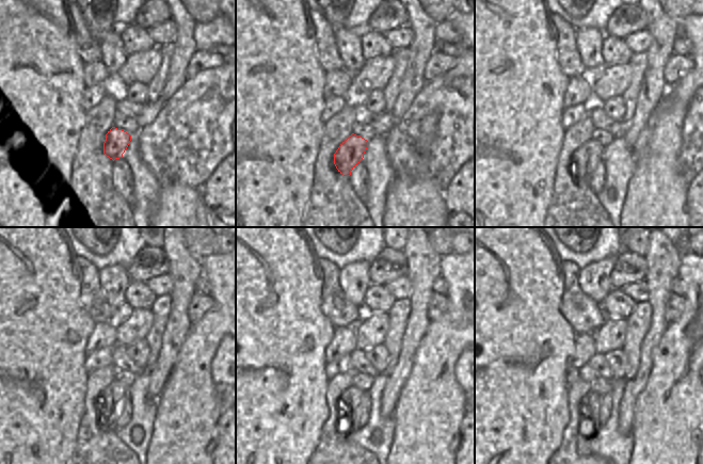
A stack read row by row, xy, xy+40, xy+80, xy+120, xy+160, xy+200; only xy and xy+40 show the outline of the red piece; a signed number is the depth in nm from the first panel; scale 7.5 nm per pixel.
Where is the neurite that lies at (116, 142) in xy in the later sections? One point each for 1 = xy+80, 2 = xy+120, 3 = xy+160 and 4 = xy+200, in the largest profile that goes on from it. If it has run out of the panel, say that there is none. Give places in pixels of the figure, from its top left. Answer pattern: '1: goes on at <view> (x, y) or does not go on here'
1: goes on at xy+80 (585, 159)
2: goes on at xy+120 (109, 401)
3: goes on at xy+160 (349, 401)
4: goes on at xy+200 (590, 405)

